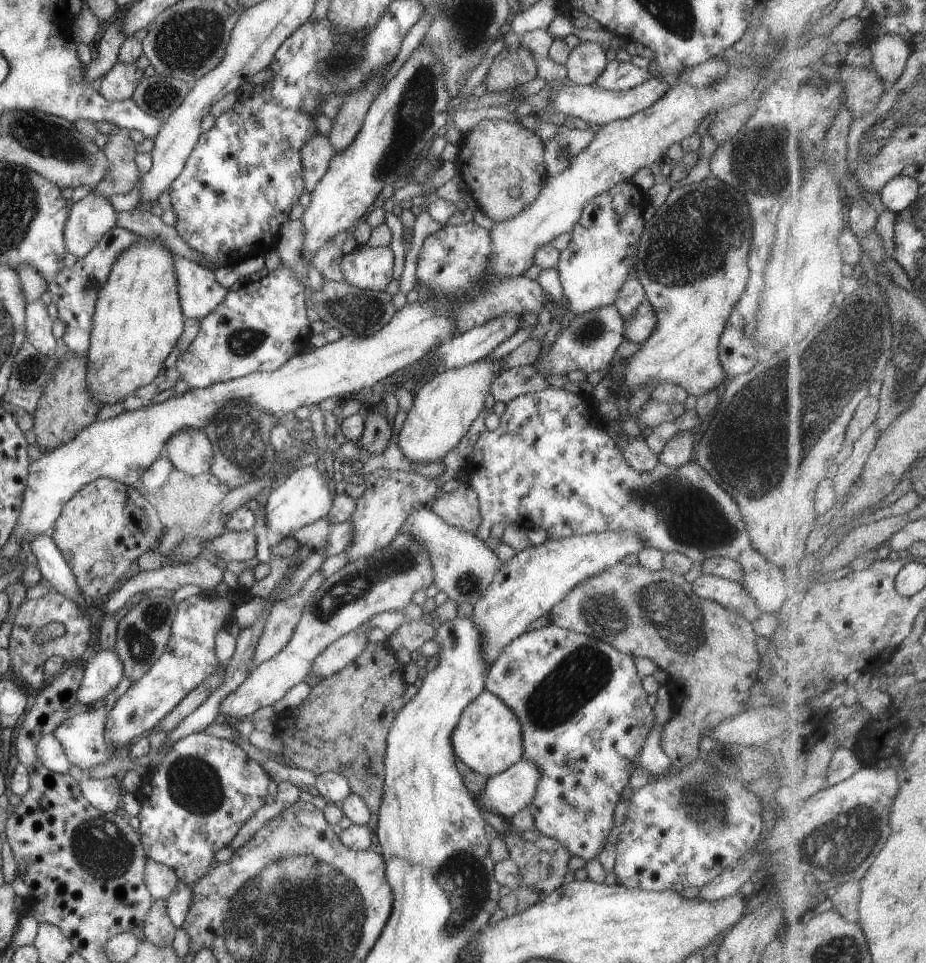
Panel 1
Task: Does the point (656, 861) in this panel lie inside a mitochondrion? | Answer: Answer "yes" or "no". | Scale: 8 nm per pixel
no

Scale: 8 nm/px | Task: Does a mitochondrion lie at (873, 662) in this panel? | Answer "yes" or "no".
no

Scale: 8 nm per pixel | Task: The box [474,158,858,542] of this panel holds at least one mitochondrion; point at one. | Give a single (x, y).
(664, 267)

